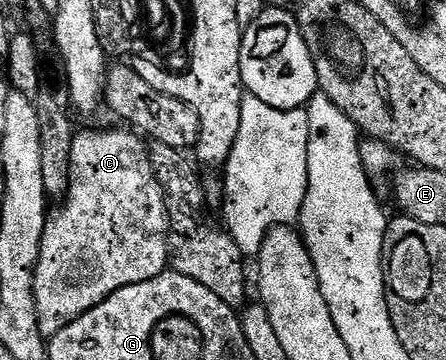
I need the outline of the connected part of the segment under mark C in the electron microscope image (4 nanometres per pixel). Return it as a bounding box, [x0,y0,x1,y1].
[33,128,170,339]

